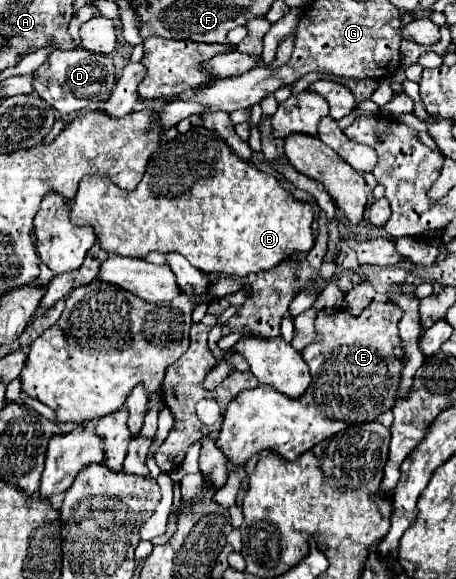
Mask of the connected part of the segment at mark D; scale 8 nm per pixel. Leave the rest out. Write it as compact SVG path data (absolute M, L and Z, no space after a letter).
M83 48L71 52L51 52L51 56L33 72L35 92L61 114L79 110L103 110L103 102L111 96L115 84L115 66L109 56L95 56Z

